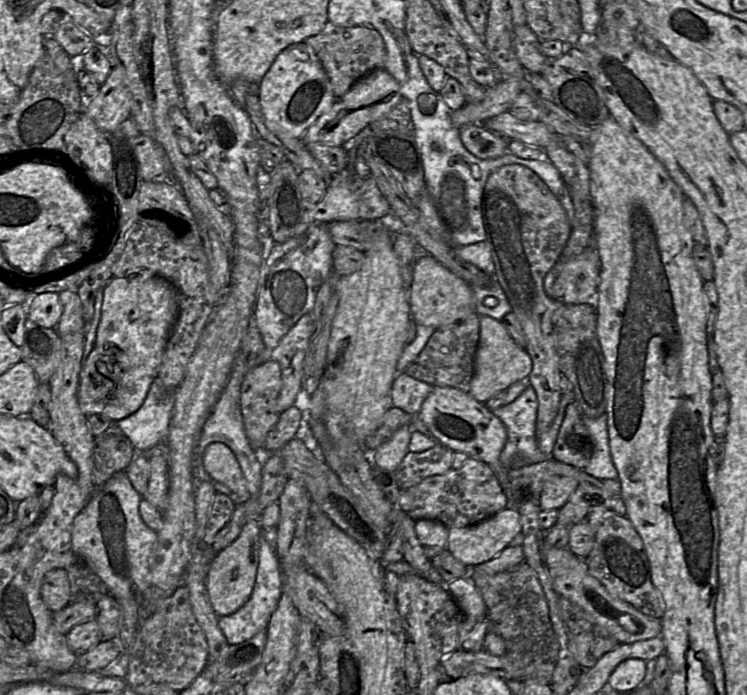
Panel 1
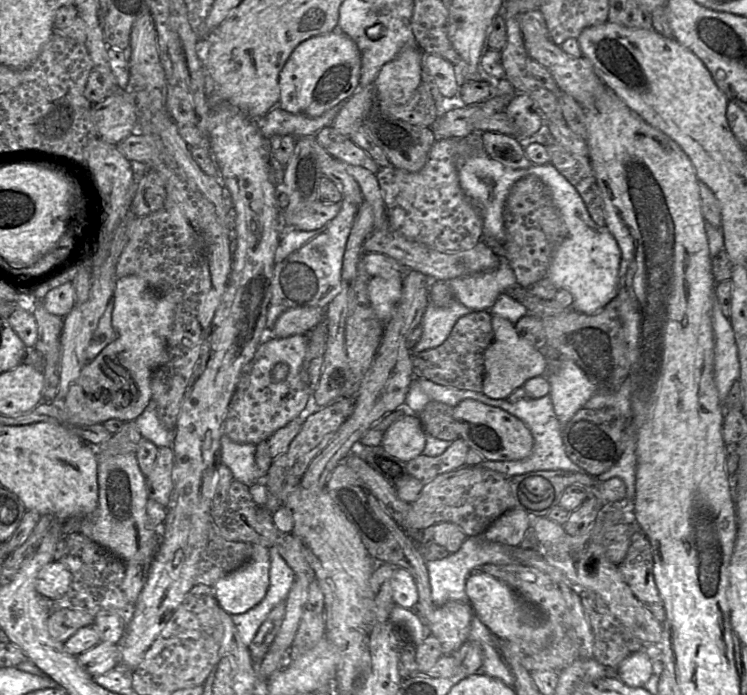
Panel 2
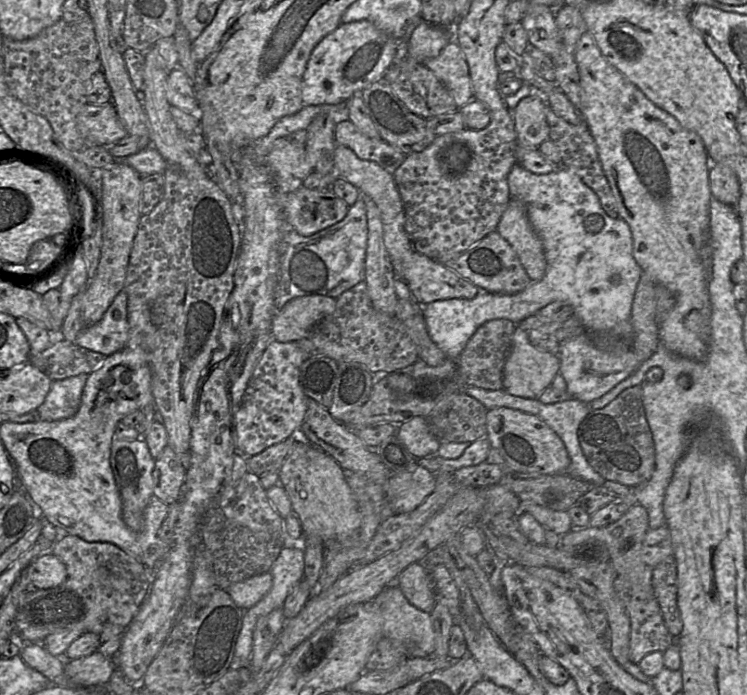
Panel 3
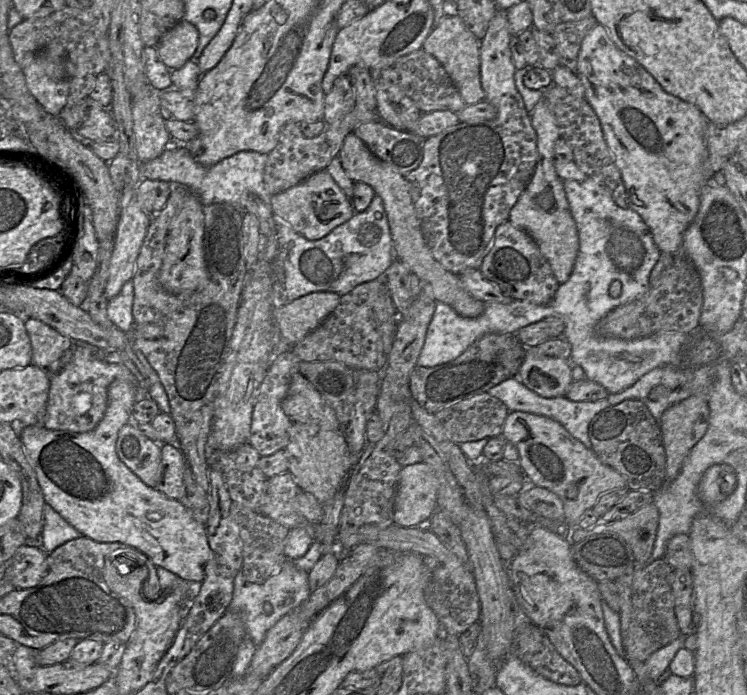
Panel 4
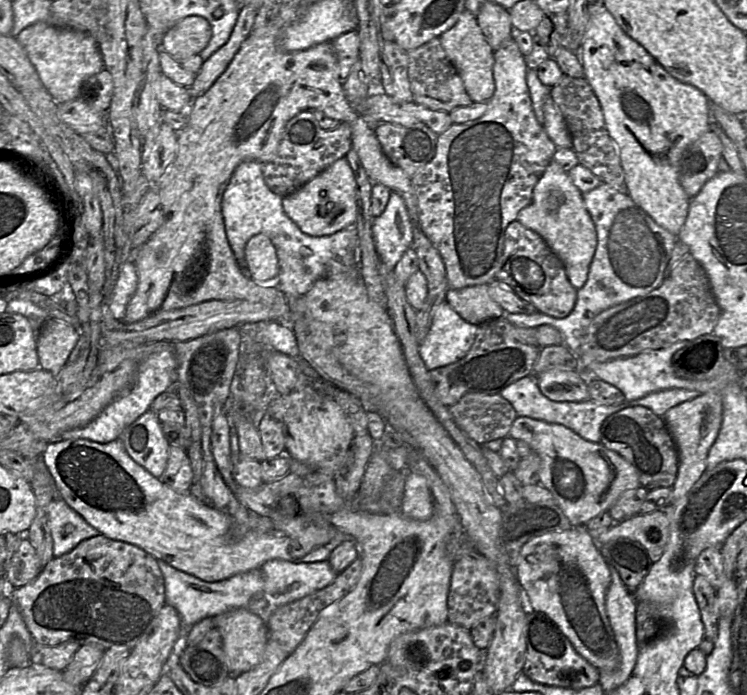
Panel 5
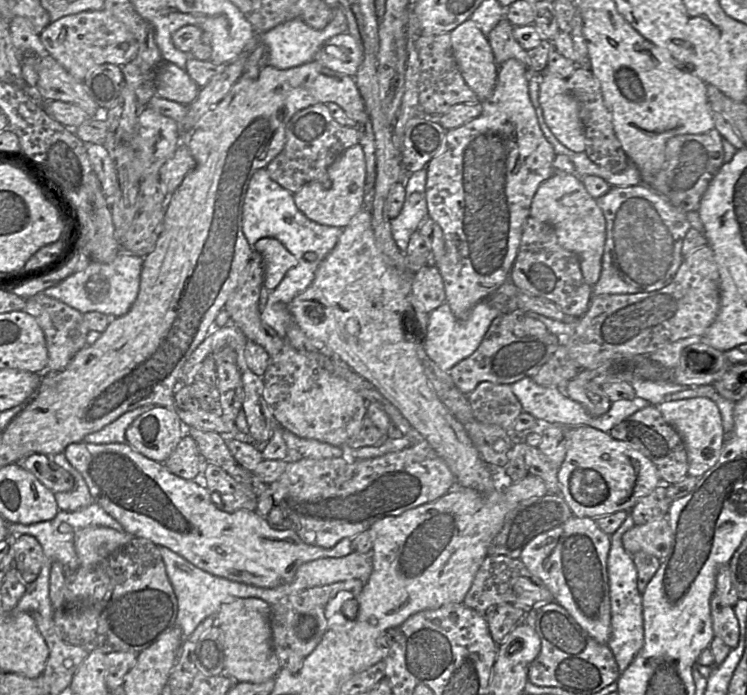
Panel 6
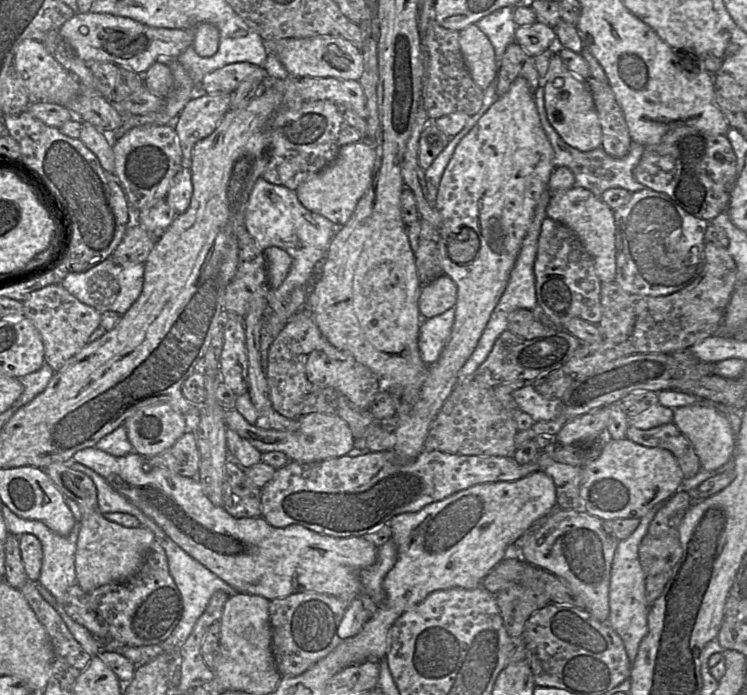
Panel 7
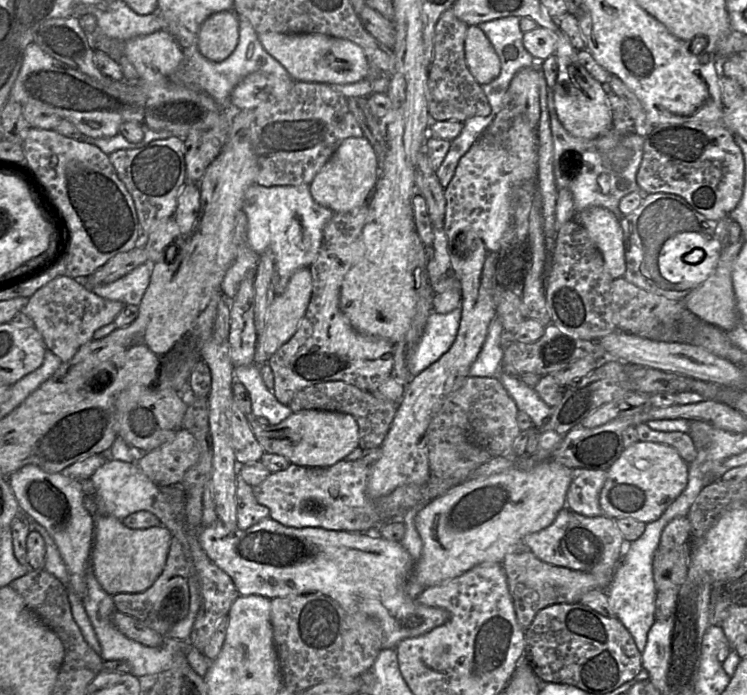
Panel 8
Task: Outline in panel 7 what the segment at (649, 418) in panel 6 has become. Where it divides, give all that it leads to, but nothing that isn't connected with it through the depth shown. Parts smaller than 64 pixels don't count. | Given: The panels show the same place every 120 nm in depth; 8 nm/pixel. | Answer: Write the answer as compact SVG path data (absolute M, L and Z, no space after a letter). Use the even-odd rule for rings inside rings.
M674 423L647 430L629 426L626 438L646 447L669 450L675 456L684 478L692 477L700 470L700 461L693 444Z

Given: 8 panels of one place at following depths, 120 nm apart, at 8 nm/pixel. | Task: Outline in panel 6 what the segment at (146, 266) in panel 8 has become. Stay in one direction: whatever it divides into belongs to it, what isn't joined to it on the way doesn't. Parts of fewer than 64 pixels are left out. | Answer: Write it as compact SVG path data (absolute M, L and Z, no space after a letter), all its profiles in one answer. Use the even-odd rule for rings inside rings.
M120 251L111 262L100 263L92 261L86 268L75 272L59 284L44 290L42 293L67 304L82 314L99 312L118 318L129 311L137 298L143 258Z

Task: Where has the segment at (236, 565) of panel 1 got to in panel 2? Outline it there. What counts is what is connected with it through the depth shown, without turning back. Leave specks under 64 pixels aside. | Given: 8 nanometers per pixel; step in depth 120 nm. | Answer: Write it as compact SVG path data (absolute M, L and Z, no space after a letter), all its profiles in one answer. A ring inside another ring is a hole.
M253 544L250 559L212 587L219 607L233 616L246 613L257 606L267 593L269 571L268 548Z

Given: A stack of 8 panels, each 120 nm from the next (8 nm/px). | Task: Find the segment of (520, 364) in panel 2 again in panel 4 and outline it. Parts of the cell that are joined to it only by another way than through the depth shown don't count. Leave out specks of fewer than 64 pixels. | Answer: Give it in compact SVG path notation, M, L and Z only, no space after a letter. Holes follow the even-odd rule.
M527 348L517 377L529 389L545 398L565 396L572 378L570 360L551 357Z

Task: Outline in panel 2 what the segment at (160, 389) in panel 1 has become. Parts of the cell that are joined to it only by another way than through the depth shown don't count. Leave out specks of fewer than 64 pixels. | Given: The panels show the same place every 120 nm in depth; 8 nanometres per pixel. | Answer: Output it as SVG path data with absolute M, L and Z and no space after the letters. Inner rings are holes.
M153 399L134 422L142 435L142 439L153 442L159 449L172 446L174 431L169 430L159 419Z

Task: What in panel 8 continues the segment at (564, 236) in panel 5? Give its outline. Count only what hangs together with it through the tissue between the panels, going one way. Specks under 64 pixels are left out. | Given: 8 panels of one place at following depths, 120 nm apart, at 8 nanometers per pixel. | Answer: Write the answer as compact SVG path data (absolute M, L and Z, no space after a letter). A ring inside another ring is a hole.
M593 206L577 212L573 220L589 233L612 279L624 278L626 261L619 218L606 208Z

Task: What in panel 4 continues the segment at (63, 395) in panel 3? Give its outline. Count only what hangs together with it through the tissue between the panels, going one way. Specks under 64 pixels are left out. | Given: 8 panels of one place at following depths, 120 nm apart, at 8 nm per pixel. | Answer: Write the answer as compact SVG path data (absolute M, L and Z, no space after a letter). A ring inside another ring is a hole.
M89 343L72 346L72 358L56 374L51 376L48 401L43 425L50 430L89 432L103 418L108 403L108 388L115 379L126 380L137 387L137 402L148 396L136 381L134 374L124 363L108 363L95 354L104 354Z

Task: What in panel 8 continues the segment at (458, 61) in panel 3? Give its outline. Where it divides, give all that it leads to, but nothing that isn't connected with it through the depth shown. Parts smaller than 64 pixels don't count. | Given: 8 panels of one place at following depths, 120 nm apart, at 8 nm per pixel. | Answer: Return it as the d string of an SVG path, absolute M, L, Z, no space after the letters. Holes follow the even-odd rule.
M477 25L469 26L465 39L467 66L480 84L488 84L496 79L501 70L497 52L484 31Z

